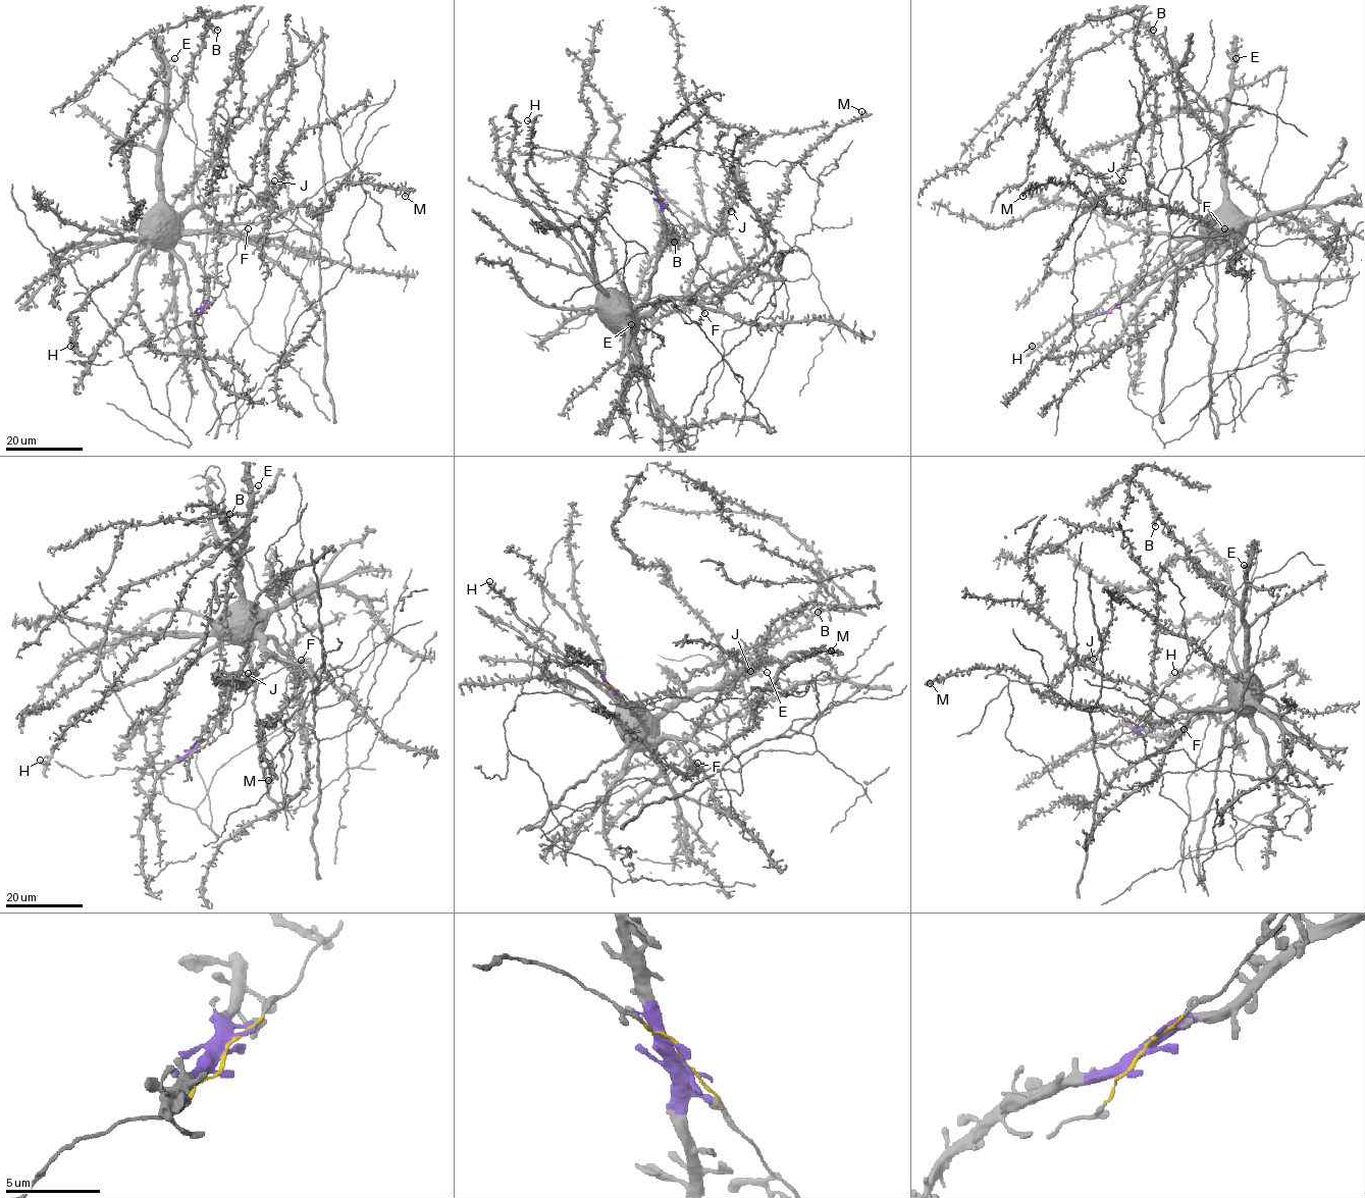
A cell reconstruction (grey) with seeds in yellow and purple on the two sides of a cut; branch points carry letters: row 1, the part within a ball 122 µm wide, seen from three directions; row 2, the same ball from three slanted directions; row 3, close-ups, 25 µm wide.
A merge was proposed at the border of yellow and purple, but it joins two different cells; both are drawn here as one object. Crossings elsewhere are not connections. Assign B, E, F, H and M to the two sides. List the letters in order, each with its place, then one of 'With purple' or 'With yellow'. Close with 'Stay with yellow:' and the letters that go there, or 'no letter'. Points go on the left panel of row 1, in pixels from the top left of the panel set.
B: Place: (217, 30). With purple
E: Place: (174, 58). With purple
F: Place: (248, 228). With purple
H: Place: (70, 346). With purple
M: Place: (405, 196). With purple
Stay with yellow: no letter

